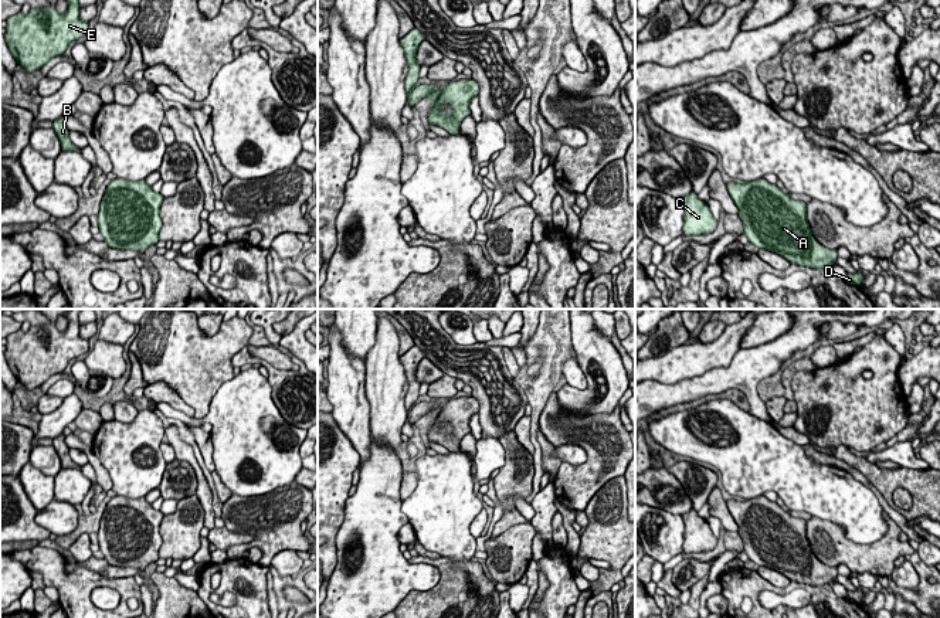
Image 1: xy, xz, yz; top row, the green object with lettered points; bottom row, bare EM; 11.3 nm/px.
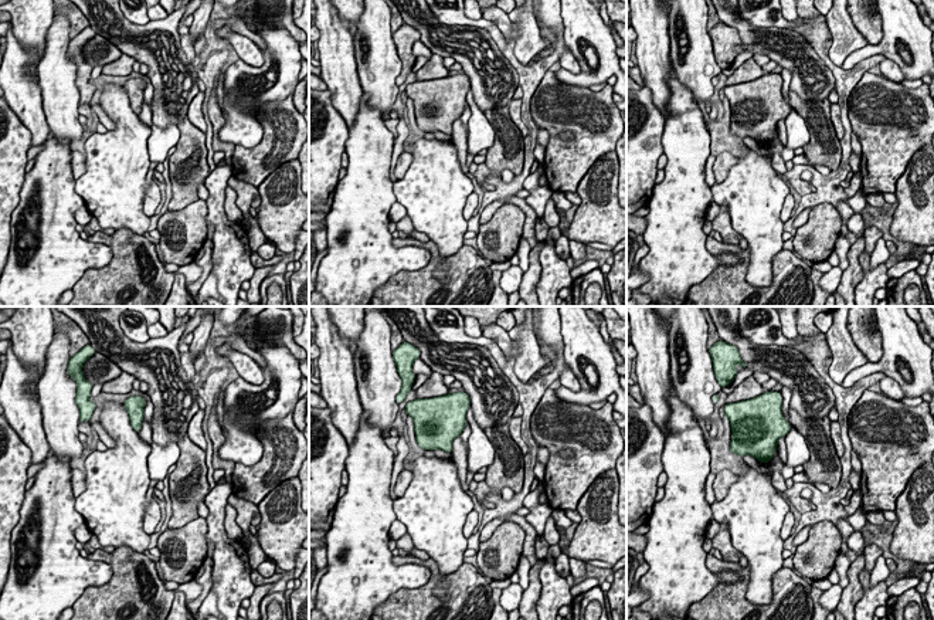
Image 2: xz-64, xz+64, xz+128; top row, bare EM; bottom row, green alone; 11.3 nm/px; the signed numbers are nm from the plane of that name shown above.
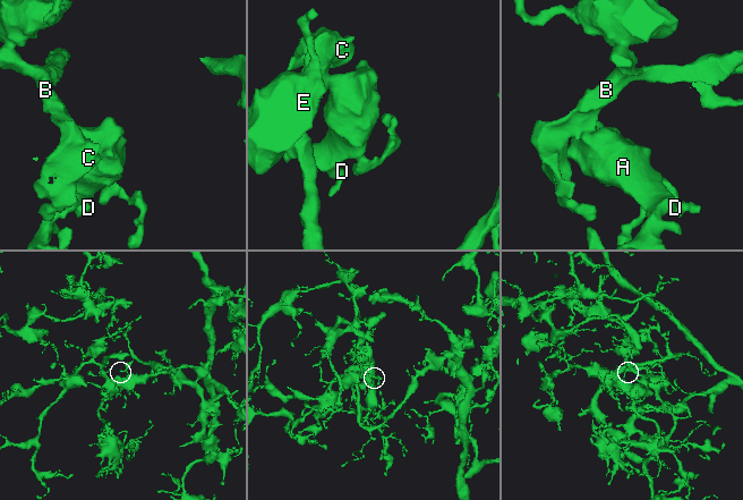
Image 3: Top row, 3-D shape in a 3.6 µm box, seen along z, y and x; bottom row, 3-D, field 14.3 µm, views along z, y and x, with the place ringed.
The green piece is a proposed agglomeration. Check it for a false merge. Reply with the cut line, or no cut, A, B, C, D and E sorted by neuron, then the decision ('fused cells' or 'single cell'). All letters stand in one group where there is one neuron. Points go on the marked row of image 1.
cut none; groups A B C D E; single cell

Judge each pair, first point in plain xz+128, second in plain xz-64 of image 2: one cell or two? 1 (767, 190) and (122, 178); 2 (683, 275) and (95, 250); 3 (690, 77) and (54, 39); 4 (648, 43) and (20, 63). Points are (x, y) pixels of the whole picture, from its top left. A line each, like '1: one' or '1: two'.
1: one
2: one
3: one
4: one

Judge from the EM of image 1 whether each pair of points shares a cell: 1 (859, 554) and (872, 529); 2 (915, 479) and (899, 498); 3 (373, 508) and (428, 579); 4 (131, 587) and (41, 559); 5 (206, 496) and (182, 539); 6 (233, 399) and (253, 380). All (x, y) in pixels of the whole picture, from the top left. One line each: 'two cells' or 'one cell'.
1: two cells
2: two cells
3: one cell
4: one cell
5: two cells
6: one cell

